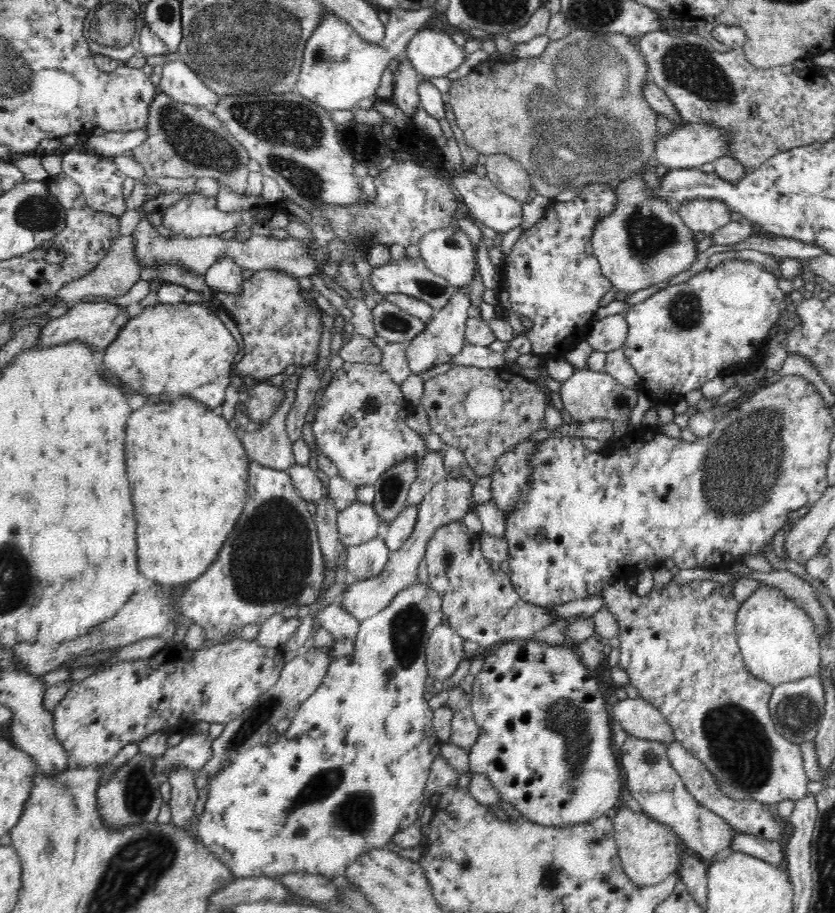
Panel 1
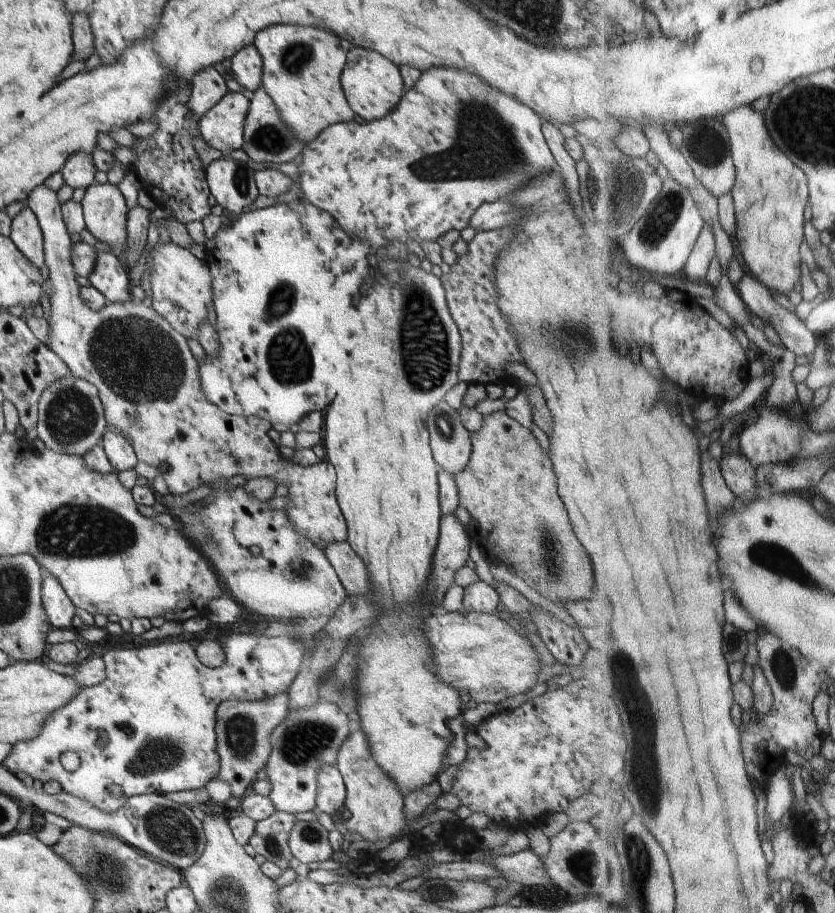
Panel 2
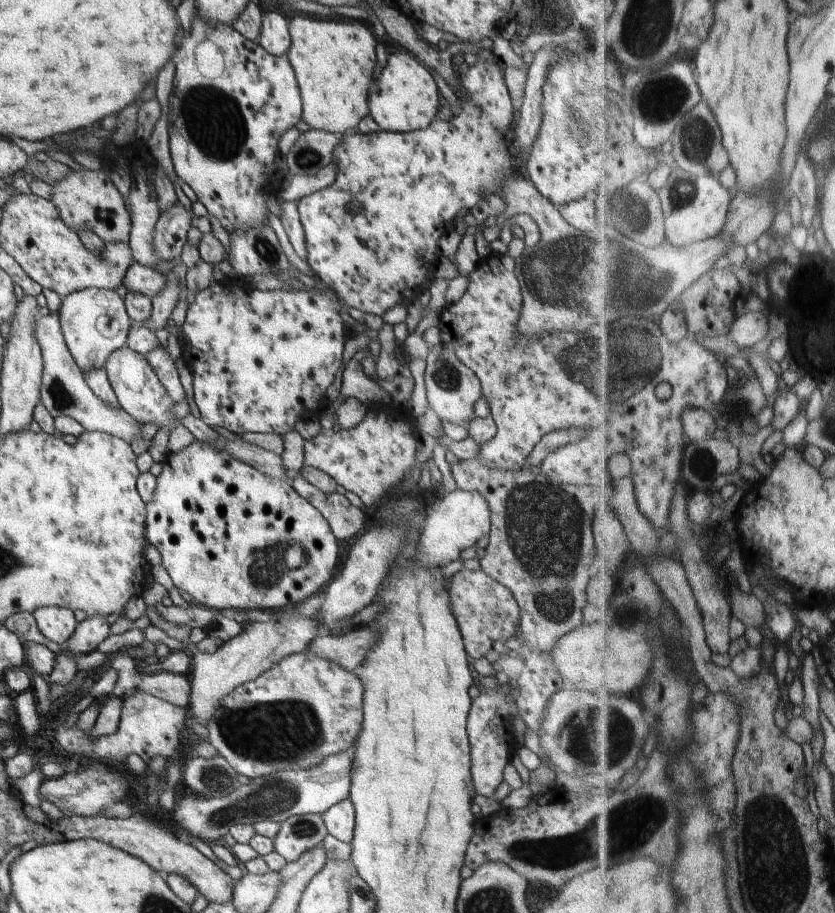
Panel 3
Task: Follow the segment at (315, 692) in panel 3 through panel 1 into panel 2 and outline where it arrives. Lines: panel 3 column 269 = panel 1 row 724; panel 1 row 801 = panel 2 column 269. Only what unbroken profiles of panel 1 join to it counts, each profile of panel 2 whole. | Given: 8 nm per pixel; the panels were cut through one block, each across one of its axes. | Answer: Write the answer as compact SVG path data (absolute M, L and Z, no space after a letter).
M321 700L312 707L289 710L289 714L271 731L269 736L272 746L270 757L263 770L268 775L272 792L269 798L276 812L287 813L290 816L301 812L311 812L316 809L317 775L325 765L336 765L342 744L350 736L352 722L340 708L332 702Z

